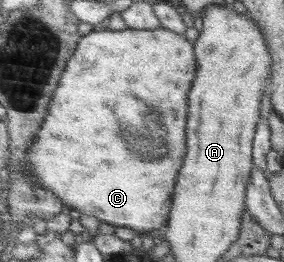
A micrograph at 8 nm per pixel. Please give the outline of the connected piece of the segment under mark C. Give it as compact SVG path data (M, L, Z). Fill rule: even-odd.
M126 29L122 31L93 31L82 37L79 42L76 55L72 55L72 63L68 63L68 69L64 70L59 85L49 103L49 113L45 117L41 130L37 133L28 153L24 156L29 170L44 189L53 191L64 204L78 210L82 215L93 215L100 221L110 223L112 226L129 227L141 235L149 234L151 230L164 228L169 219L170 207L172 207L172 195L174 185L178 177L178 169L182 167L184 155L186 155L186 115L188 115L188 91L192 87L192 81L196 77L196 61L194 61L194 49L188 39L182 34L166 29L155 30Z

